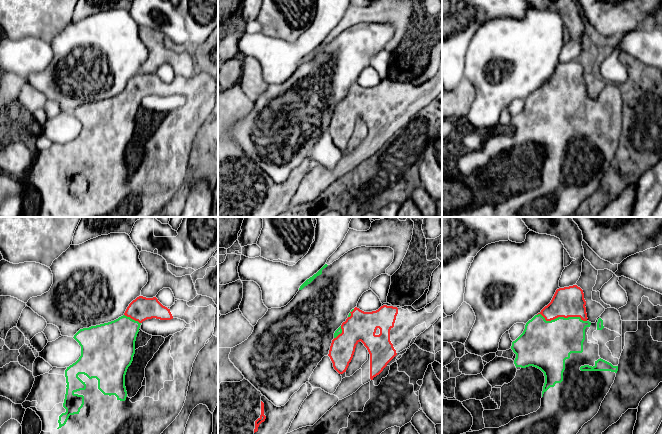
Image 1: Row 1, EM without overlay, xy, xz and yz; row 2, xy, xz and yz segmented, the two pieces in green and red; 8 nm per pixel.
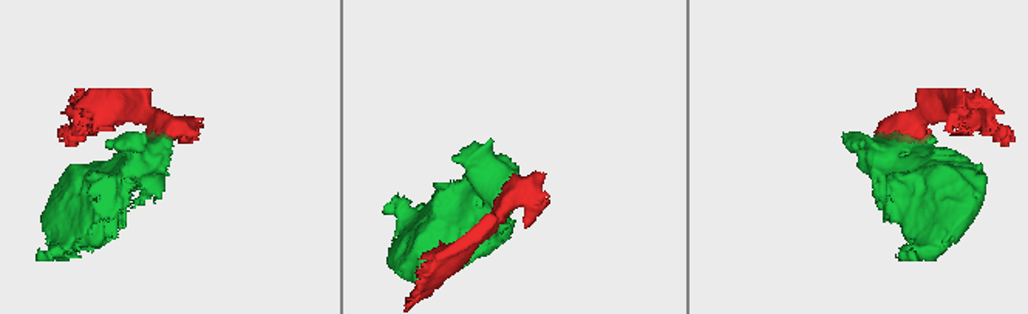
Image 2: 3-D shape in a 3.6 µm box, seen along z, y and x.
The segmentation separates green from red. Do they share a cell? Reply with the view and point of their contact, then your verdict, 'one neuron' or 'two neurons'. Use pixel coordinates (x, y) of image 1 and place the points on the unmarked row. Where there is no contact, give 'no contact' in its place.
contact yz (562, 93); one neuron

